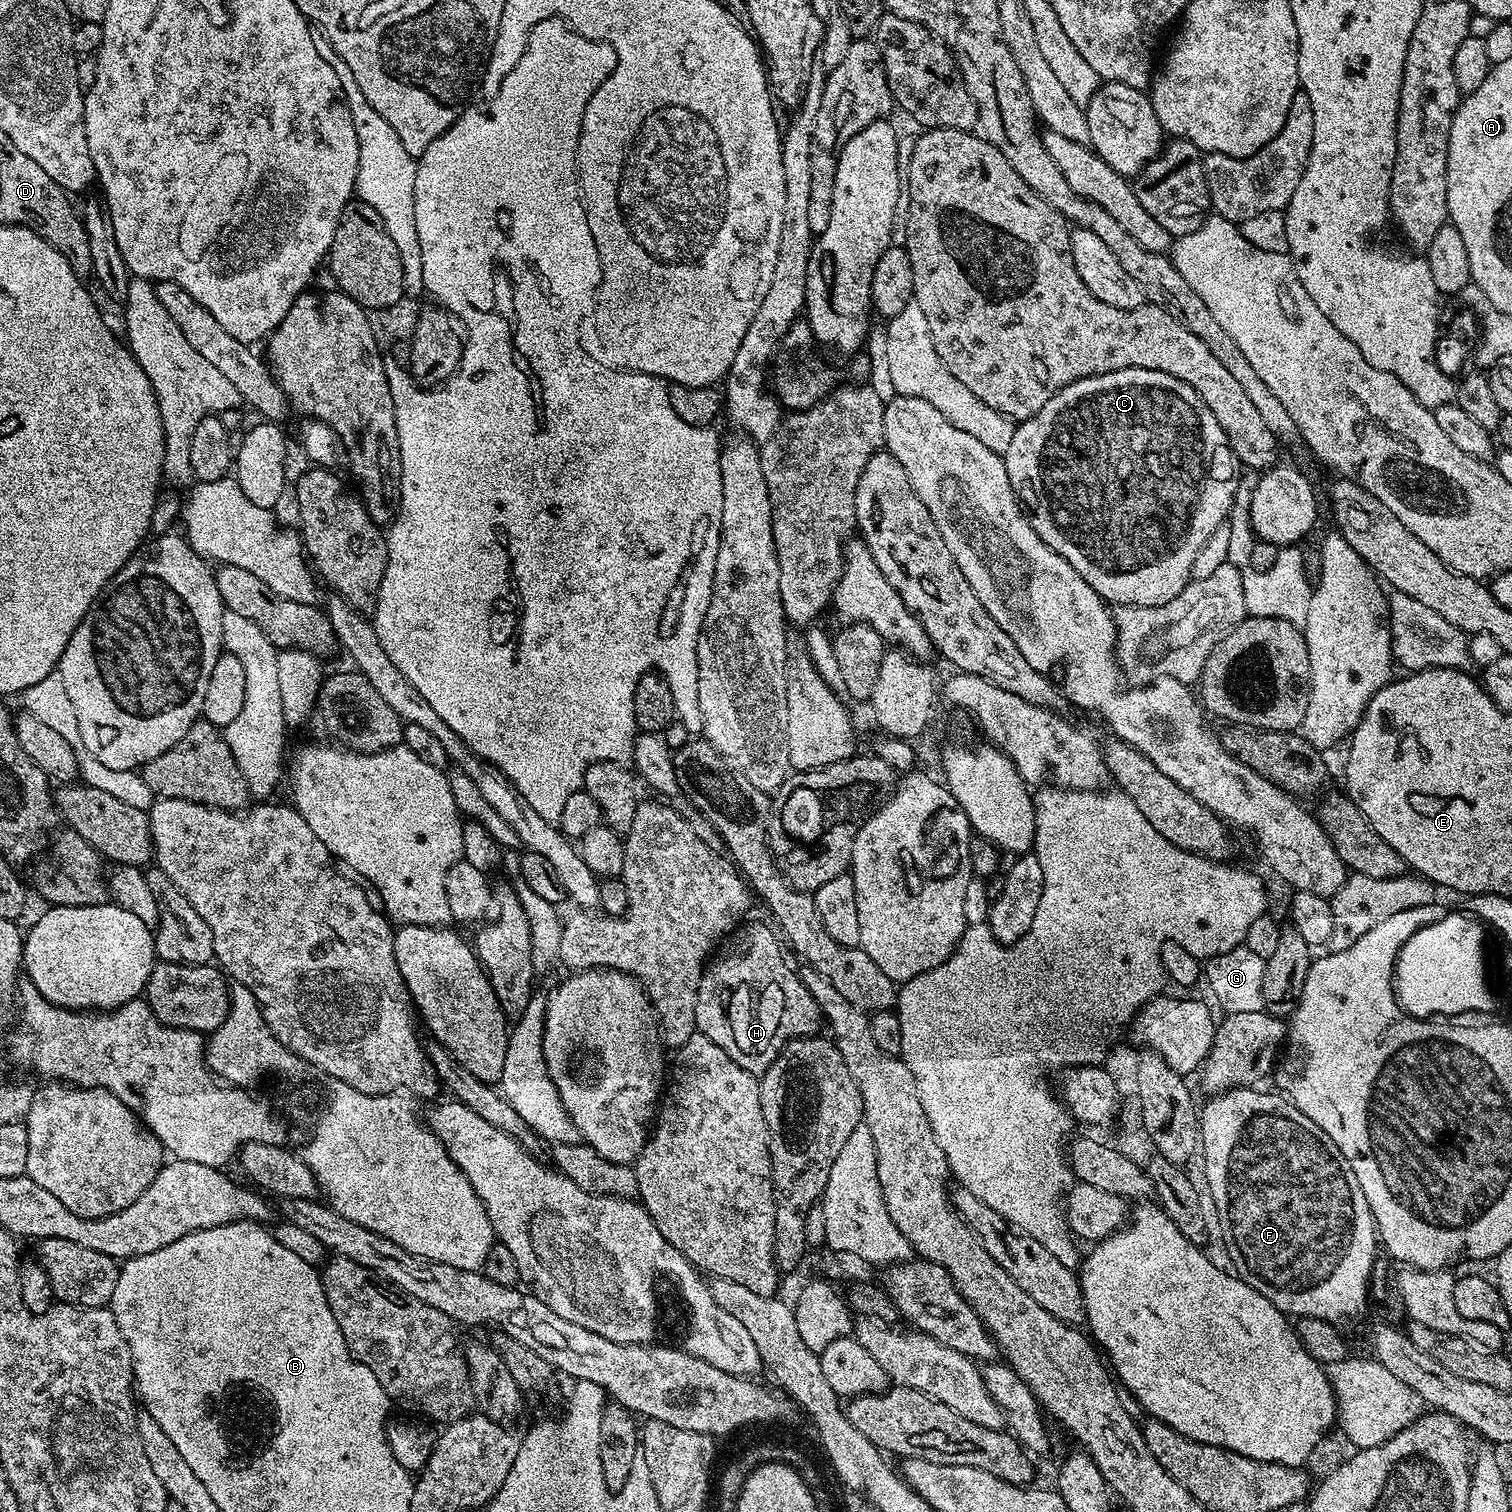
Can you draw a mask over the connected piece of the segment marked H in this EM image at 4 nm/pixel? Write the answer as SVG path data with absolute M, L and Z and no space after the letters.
M741 923L727 937L728 949L705 967L696 1003L696 1027L710 1041L724 1048L743 1070L762 1074L791 1040L801 1040L804 1036L814 1036L821 1031L822 1013L818 1002L814 1002L810 990L806 990L794 968L792 972L791 966L784 961L785 949L777 933L772 933L764 924L748 923Z

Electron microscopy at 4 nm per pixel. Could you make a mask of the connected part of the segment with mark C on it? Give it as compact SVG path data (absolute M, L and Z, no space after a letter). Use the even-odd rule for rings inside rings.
M1127 368L1117 372L1107 372L1101 376L1082 378L1070 386L1066 386L1038 414L1029 420L1022 420L1016 424L1014 438L1010 438L1010 450L1003 452L1004 465L1010 478L1010 485L1016 492L1016 499L1020 501L1028 521L1033 530L1074 570L1086 583L1096 591L1100 599L1112 606L1162 606L1162 602L1170 602L1183 590L1189 582L1194 566L1194 558L1206 546L1210 534L1218 530L1218 526L1225 523L1232 511L1232 501L1236 499L1238 475L1238 461L1228 445L1226 434L1222 426L1218 426L1218 418L1210 414L1208 407L1202 402L1186 382L1174 378L1170 374L1162 374L1158 370L1142 370L1141 368Z

